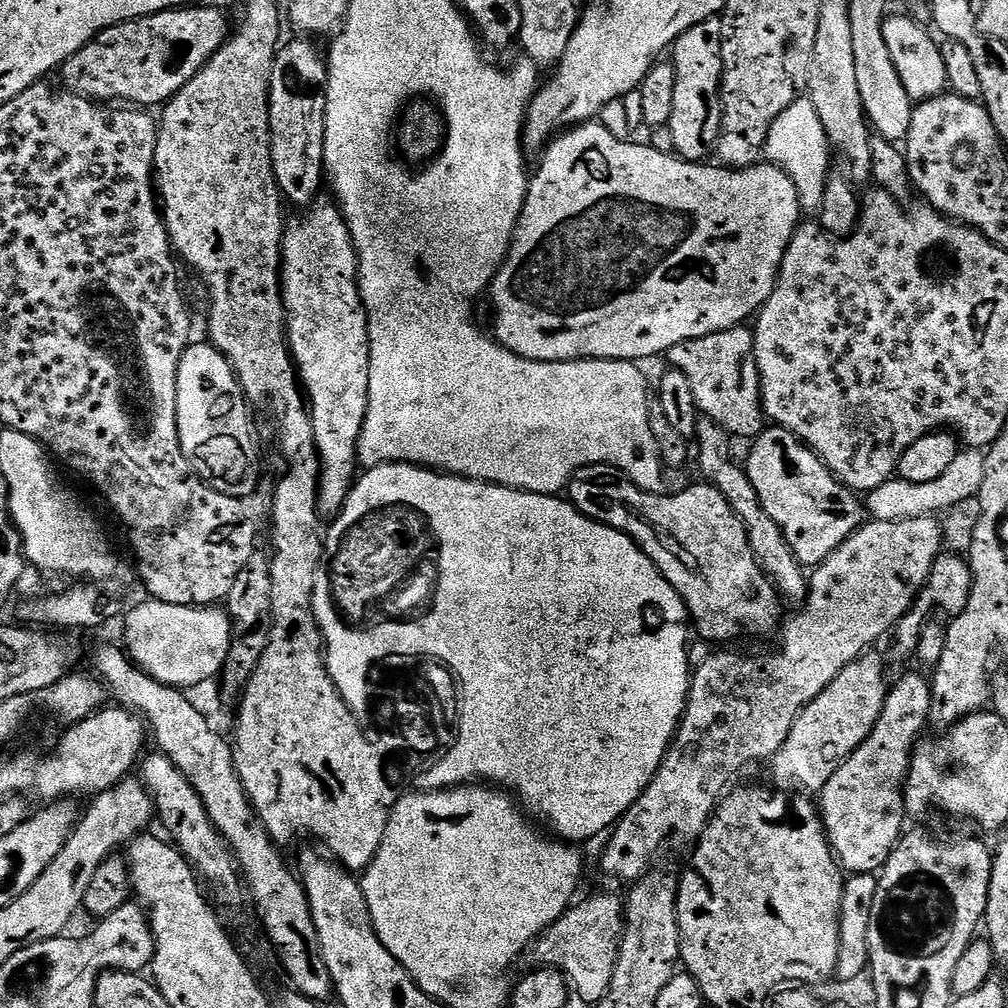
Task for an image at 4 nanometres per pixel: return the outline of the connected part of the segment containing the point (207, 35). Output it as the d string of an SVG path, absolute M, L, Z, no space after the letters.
M172 8L162 14L120 23L100 32L78 54L72 55L61 65L63 87L69 92L98 102L112 102L108 100L118 98L120 102L132 106L163 106L178 94L178 90L182 90L182 86L186 86L186 82L190 82L190 78L203 70L204 63L228 41L229 35L228 16L220 8Z

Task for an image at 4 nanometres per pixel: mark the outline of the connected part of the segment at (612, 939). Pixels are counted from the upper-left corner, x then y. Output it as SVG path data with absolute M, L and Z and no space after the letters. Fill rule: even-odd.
M600 892L589 900L573 903L564 915L557 918L543 934L532 941L526 956L533 960L533 965L554 968L567 979L571 991L588 1006L594 1006L602 998L606 998L606 990L610 990L610 978L614 978L614 966L620 953L620 939L624 936L625 901L608 892Z

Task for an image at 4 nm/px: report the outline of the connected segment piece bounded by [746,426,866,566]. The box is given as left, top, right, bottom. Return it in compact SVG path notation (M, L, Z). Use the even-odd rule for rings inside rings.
M768 426L751 444L746 471L758 494L758 502L774 518L800 564L820 564L865 523L866 508L861 497L840 483L823 460L793 432Z

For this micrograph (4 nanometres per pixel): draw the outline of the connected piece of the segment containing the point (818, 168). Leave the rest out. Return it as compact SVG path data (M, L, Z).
M797 102L782 110L782 114L778 114L778 118L770 126L763 155L767 163L775 164L792 179L801 209L818 210L822 206L830 175L828 152L830 153L828 135L822 126L822 118L818 118L818 110L814 110L811 102Z

